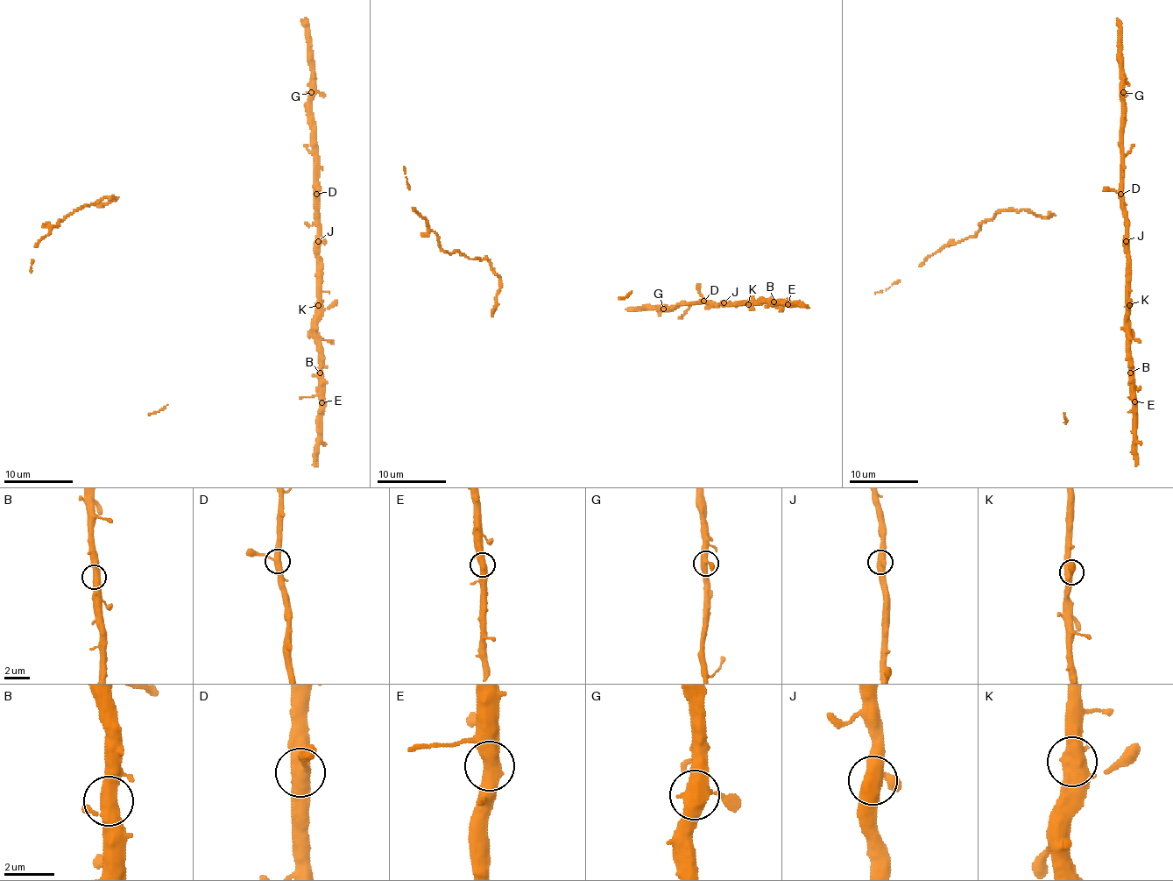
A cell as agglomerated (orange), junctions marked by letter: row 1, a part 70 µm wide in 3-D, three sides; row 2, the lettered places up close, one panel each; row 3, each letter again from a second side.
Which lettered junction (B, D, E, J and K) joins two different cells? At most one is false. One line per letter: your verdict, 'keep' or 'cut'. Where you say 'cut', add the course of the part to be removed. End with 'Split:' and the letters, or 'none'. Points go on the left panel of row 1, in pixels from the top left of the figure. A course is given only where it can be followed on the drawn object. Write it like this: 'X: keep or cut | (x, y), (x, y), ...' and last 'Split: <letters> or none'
B: keep
D: keep
E: keep
J: keep
K: keep
Split: none

